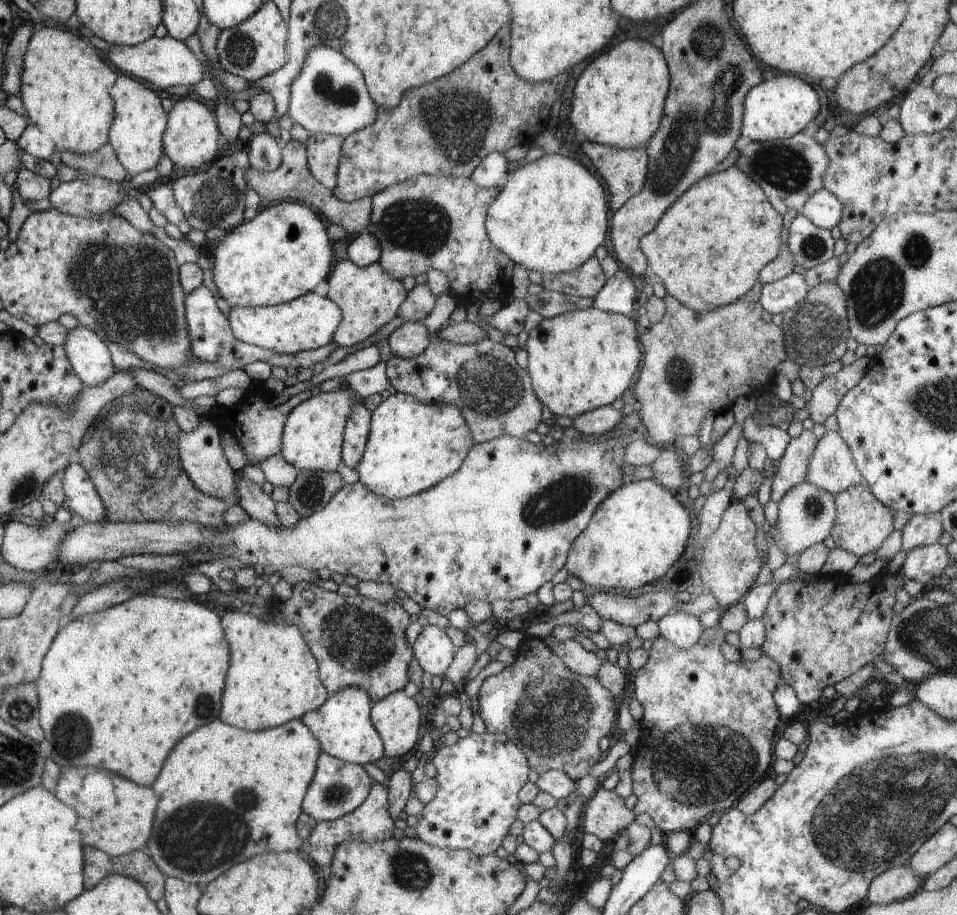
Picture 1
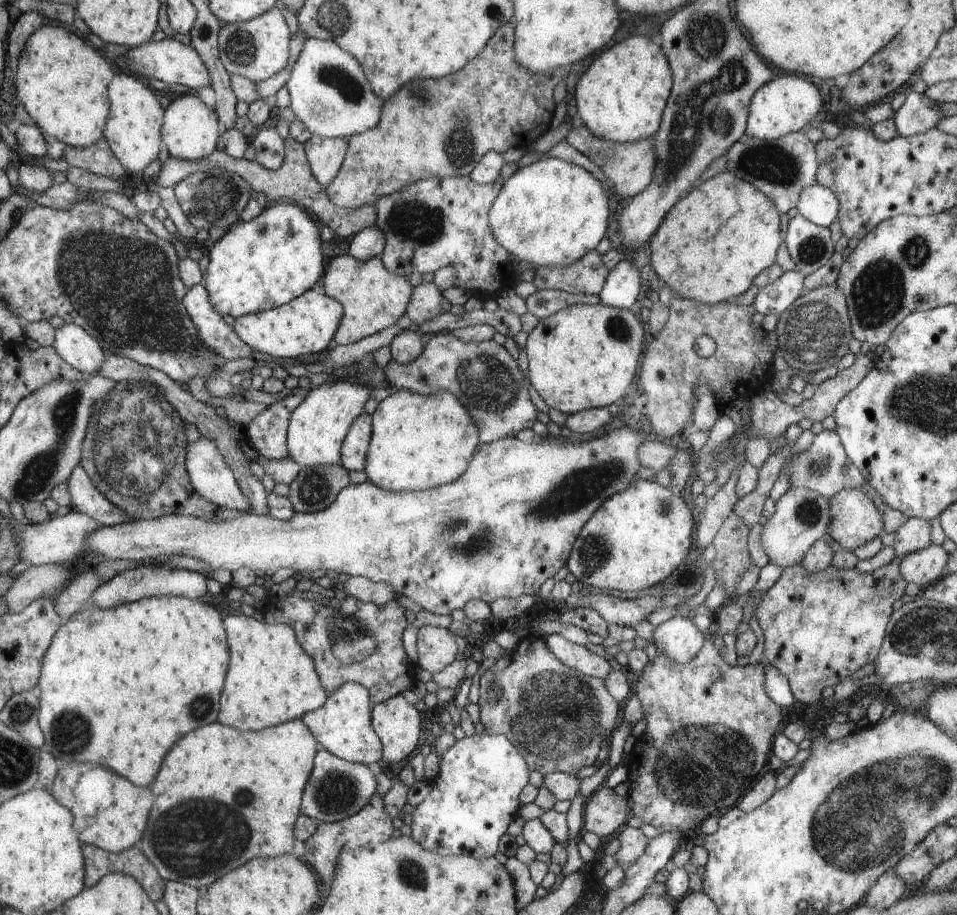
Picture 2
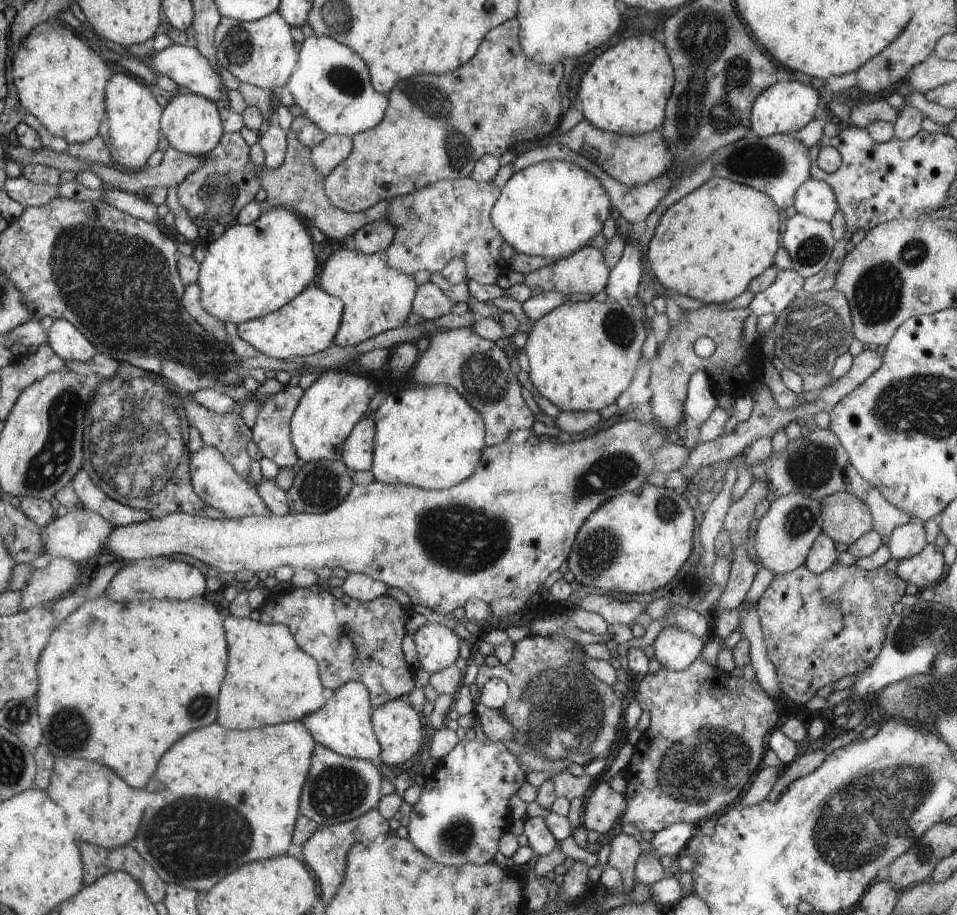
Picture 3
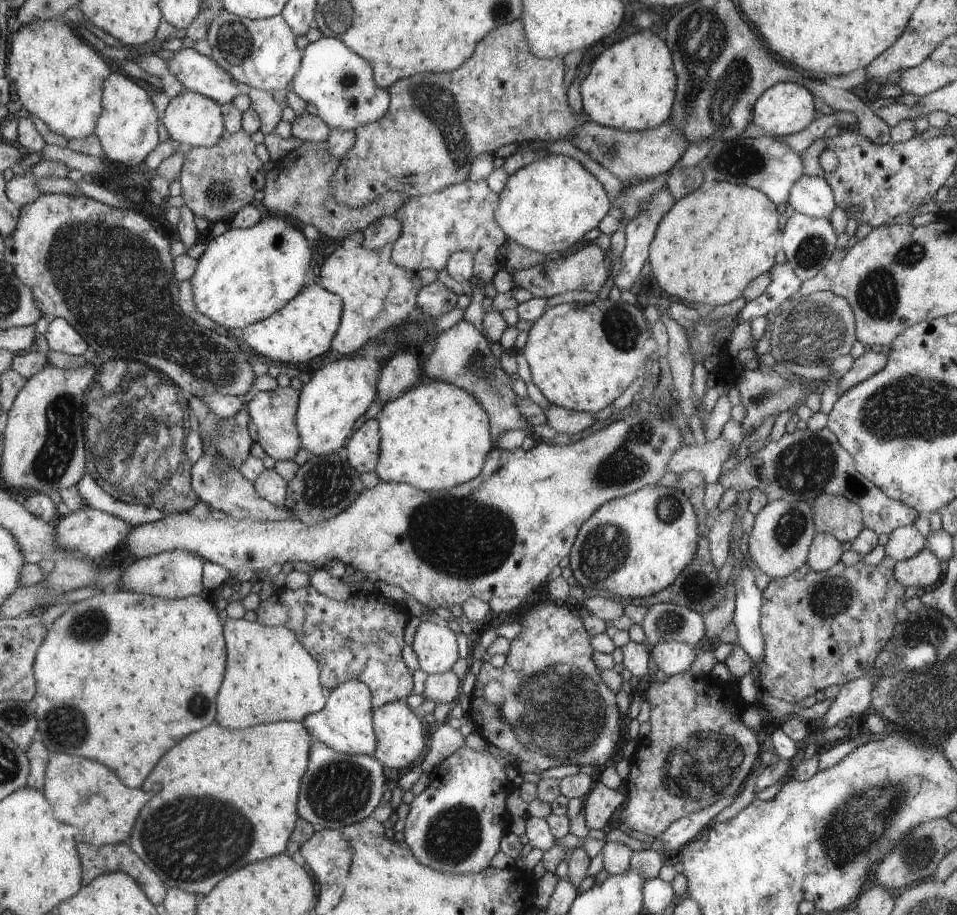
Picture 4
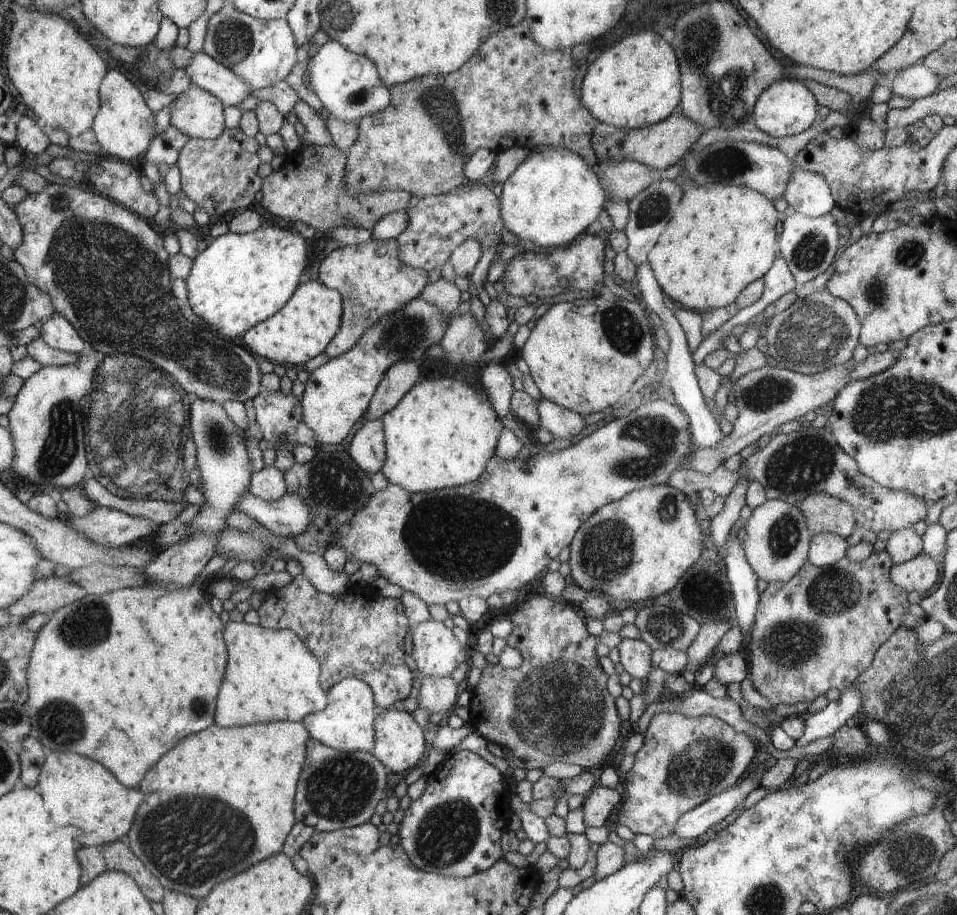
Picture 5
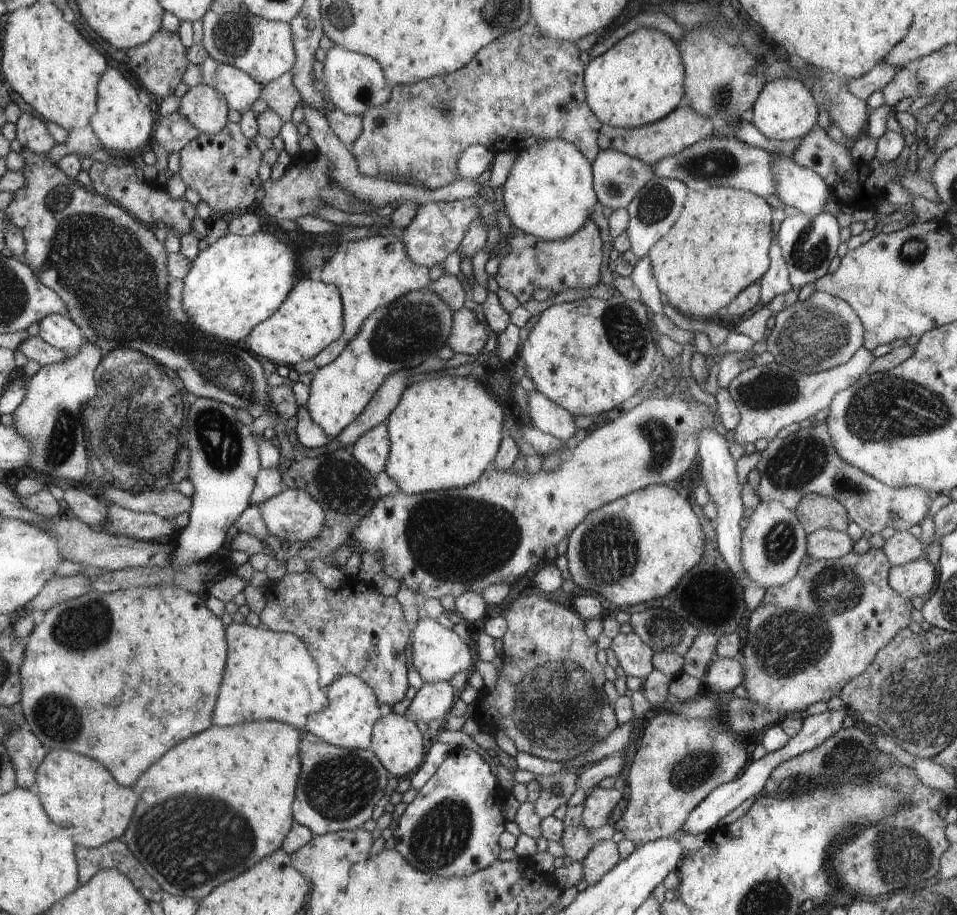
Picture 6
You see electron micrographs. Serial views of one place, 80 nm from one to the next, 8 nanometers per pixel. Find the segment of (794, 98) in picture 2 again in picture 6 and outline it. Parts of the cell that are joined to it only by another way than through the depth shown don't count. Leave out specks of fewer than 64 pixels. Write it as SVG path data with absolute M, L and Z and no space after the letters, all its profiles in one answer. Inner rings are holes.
M778 77L762 87L758 98L751 106L752 124L766 137L773 141L801 139L816 129L820 110L812 93L798 79Z

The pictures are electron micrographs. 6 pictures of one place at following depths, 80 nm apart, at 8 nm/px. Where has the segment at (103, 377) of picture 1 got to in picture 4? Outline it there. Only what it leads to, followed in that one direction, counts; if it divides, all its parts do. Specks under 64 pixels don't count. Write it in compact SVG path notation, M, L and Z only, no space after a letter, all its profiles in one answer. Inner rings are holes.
M62 317L52 318L43 335L53 351L74 356L90 352L90 344L83 338L83 335Z

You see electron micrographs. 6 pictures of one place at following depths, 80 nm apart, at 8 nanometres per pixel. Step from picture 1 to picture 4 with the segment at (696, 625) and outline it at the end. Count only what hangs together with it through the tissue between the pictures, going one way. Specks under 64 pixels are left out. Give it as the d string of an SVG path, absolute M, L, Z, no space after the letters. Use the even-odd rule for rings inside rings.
M679 642L662 643L651 650L656 666L669 676L688 671L697 653L695 645Z

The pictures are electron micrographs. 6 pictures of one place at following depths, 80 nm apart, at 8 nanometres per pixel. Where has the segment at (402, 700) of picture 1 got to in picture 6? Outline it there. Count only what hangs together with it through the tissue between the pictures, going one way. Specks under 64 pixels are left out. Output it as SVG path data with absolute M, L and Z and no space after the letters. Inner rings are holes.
M388 709L373 726L369 749L393 777L404 778L424 762L424 737L414 720Z

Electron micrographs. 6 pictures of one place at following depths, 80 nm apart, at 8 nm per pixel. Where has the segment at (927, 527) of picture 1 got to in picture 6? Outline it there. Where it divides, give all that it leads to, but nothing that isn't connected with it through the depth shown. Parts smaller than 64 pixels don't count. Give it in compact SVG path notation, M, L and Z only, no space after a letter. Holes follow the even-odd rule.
M896 531L891 538L885 540L881 549L892 567L904 566L924 556L923 543L924 540L908 531Z

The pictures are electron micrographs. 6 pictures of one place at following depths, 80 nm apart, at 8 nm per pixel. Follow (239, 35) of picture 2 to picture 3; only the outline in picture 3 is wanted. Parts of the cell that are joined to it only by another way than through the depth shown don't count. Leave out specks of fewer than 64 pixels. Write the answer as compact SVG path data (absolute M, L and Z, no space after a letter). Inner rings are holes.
M279 11L255 21L221 17L213 45L216 61L230 74L236 76L241 83L248 83L270 92L276 92L286 86L296 62L299 62L298 50L290 36L290 25Z

